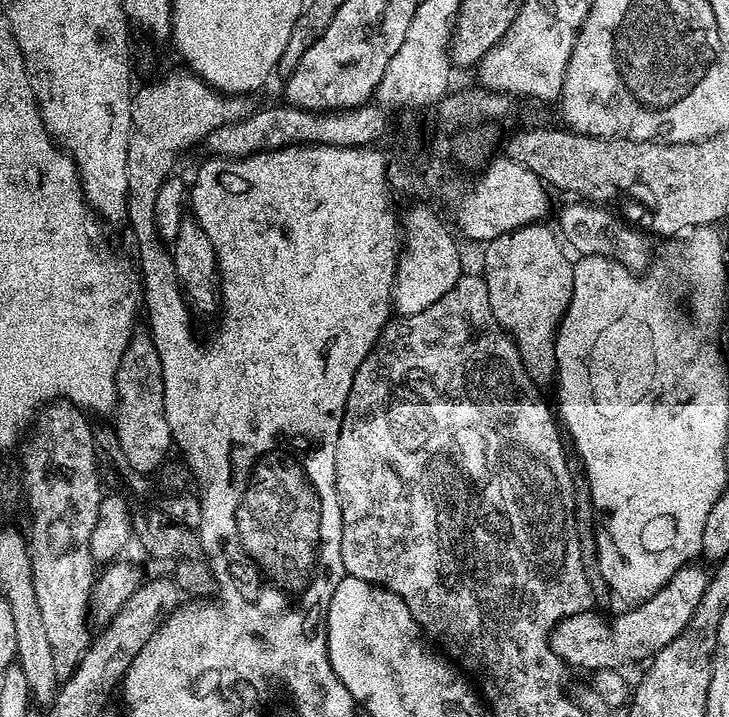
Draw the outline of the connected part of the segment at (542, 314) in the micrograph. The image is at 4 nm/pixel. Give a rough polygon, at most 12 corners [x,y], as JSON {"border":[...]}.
{"border":[[541,222],[487,241],[490,310],[540,386],[573,261]]}

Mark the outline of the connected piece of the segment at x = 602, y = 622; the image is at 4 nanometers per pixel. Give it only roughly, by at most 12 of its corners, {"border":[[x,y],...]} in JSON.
{"border":[[696,562],[608,621],[567,616],[550,637],[569,669],[651,661],[682,634],[710,572]]}

